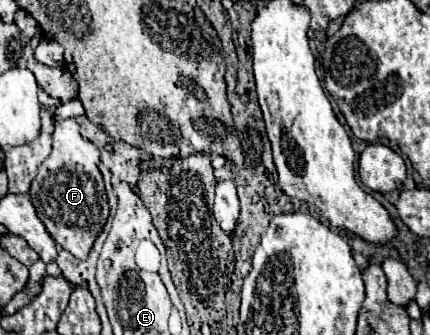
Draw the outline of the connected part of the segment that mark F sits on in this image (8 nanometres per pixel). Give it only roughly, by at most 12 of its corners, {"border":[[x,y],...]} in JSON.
{"border":[[56,122],[30,188],[50,236],[86,258],[110,212],[100,152]]}

